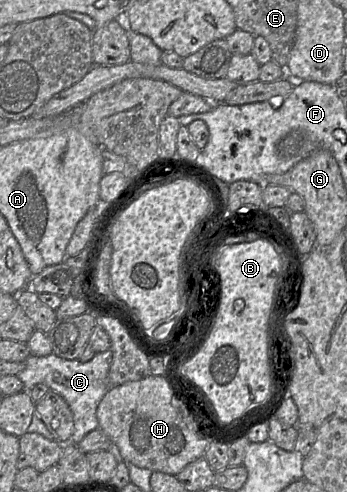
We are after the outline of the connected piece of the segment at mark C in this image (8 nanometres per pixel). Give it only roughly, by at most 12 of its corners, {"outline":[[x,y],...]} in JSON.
{"outline":[[111,350],[88,362],[30,355],[17,376],[42,383],[73,413],[70,442],[99,429],[109,390]]}

